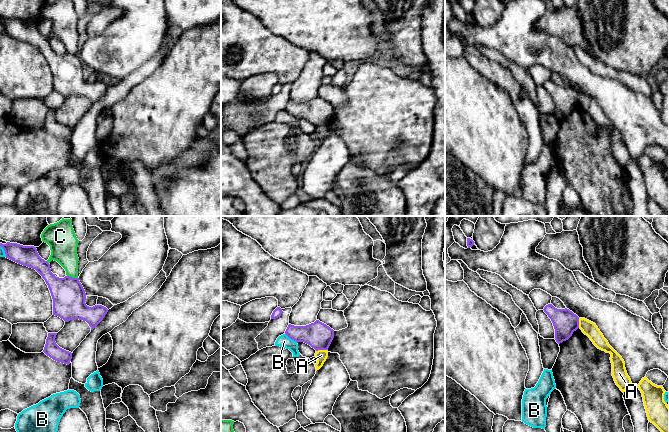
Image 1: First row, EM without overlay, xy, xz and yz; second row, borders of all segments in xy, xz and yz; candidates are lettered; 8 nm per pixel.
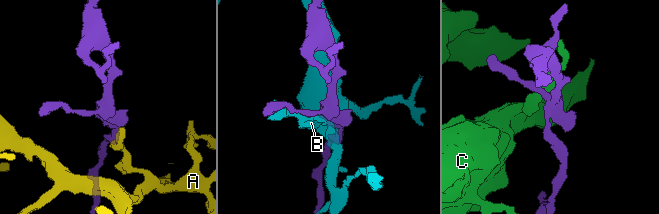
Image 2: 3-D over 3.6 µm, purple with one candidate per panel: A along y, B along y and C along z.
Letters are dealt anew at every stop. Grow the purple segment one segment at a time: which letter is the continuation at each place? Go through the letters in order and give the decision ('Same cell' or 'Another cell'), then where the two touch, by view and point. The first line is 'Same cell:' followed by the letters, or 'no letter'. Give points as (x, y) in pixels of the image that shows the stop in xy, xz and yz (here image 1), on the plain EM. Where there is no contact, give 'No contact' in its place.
Same cell: no letter
A: Another cell. Touches purple at xz (321, 125)
B: Another cell. Touches purple at xz (291, 114)
C: Another cell. Touches purple at xy (71, 53)

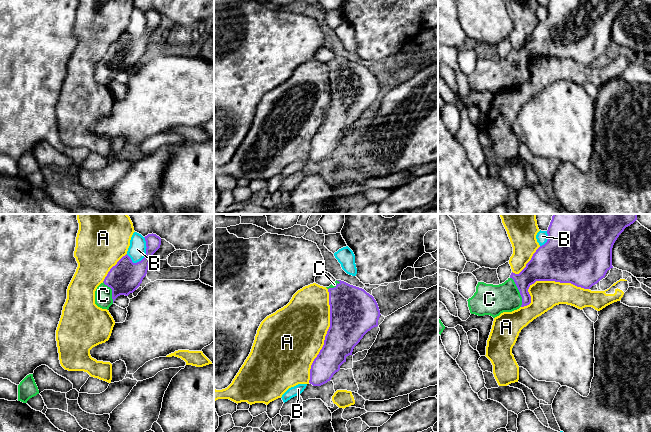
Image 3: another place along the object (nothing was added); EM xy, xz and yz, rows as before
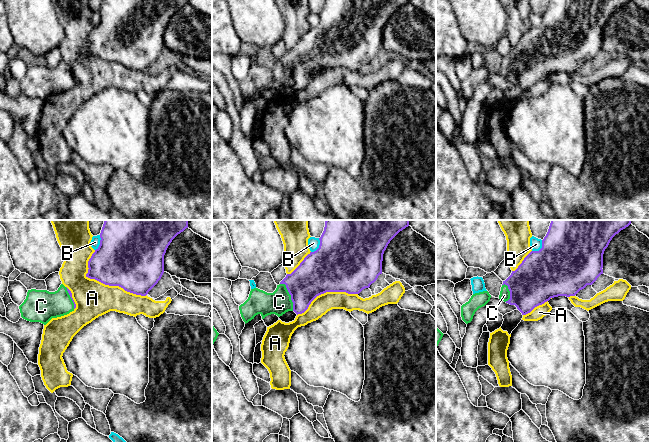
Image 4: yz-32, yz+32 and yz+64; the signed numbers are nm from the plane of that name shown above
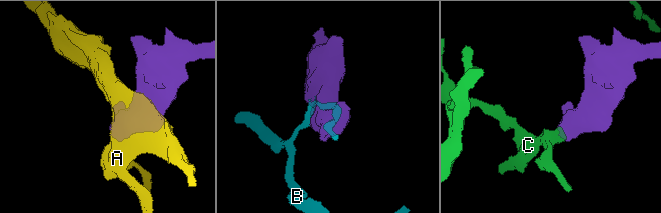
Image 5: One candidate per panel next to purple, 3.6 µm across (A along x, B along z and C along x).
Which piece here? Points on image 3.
Same cell: C
A: Another cell. Touches purple at xz (325, 112)
B: Another cell. Touches purple at xy (146, 28)
C: Same cell. Touches purple at yz (519, 67)

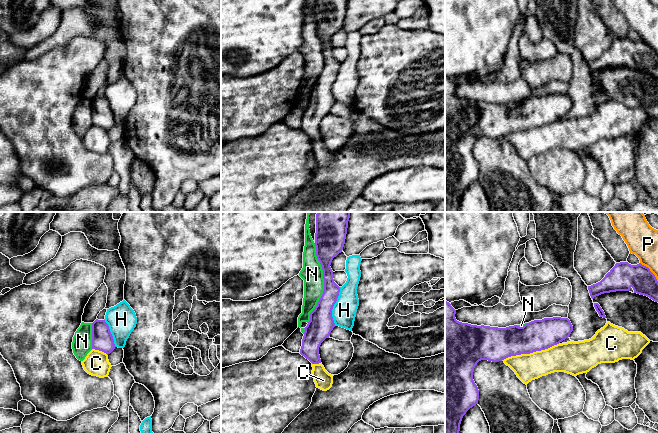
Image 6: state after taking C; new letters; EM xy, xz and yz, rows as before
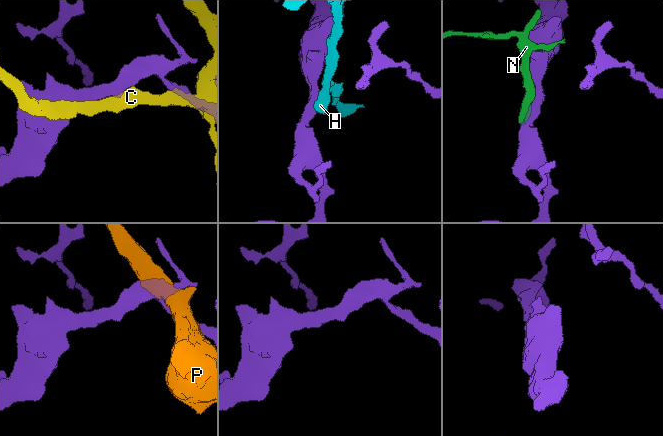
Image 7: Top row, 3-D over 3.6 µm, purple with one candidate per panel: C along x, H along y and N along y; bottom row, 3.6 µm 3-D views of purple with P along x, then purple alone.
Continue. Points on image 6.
Same cell: no letter
C: Another cell. Touches purple at yz (530, 128)
H: Another cell. Touches purple at xz (333, 81)
N: Another cell. Touches purple at xz (324, 59)
P: Another cell. Touches purple at yz (650, 47)

